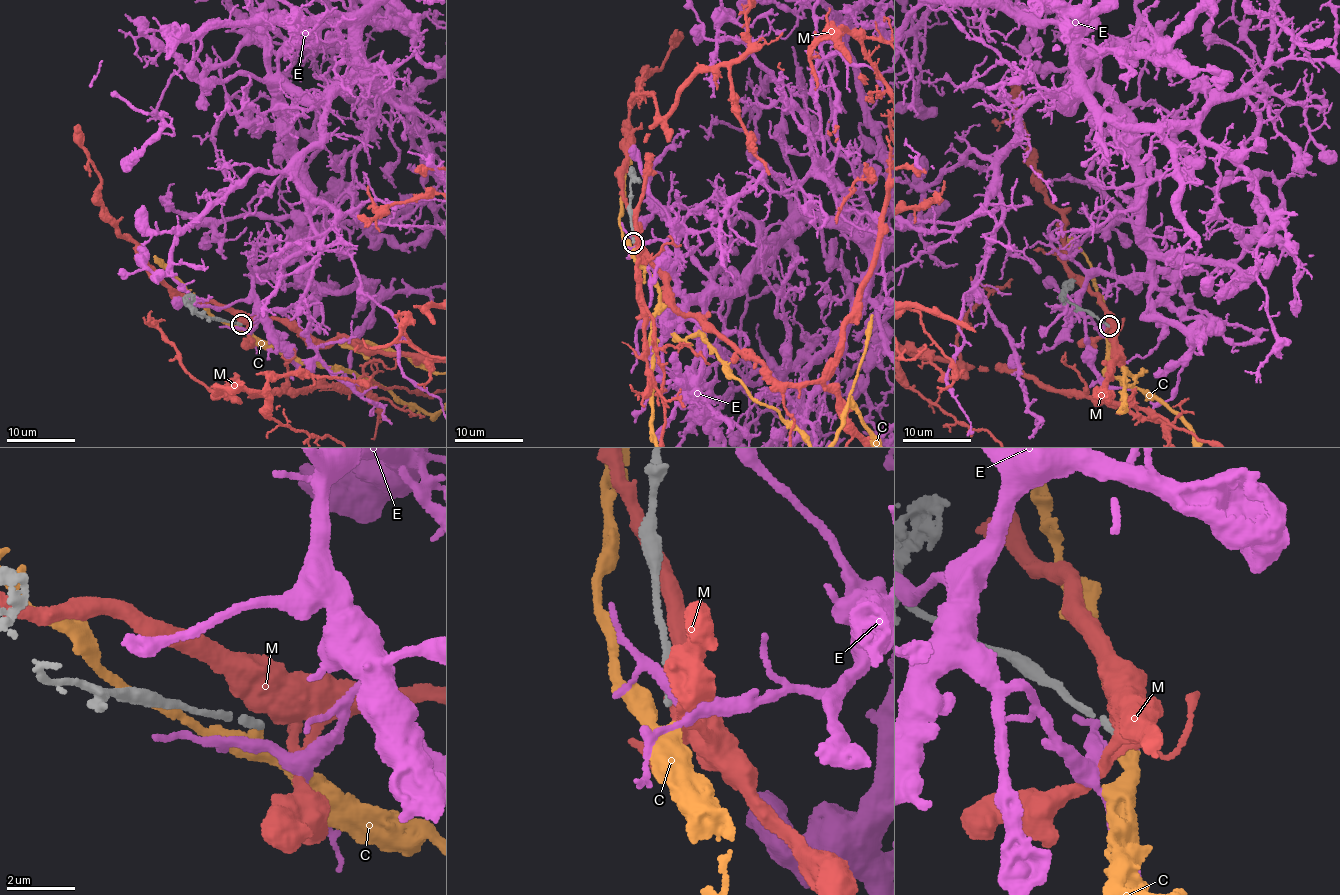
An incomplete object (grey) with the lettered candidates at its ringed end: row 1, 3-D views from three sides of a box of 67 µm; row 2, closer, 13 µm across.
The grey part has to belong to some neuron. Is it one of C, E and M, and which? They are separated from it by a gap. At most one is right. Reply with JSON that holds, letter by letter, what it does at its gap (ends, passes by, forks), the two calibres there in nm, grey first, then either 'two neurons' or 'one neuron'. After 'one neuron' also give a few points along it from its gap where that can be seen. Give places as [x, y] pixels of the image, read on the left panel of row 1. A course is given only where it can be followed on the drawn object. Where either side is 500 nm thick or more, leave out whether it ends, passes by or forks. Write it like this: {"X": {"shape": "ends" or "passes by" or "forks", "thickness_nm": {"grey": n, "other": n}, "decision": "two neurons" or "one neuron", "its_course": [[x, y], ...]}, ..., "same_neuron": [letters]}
{"C": {"shape": "passes by", "thickness_nm": {"grey": 200, "other": 400}, "decision": "two neurons"}, "E": {"shape": "passes by", "thickness_nm": {"grey": 200, "other": 360}, "decision": "two neurons"}, "M": {"shape": "forks", "thickness_nm": {"grey": 200, "other": 480}, "decision": "two neurons"}, "same_neuron": []}

